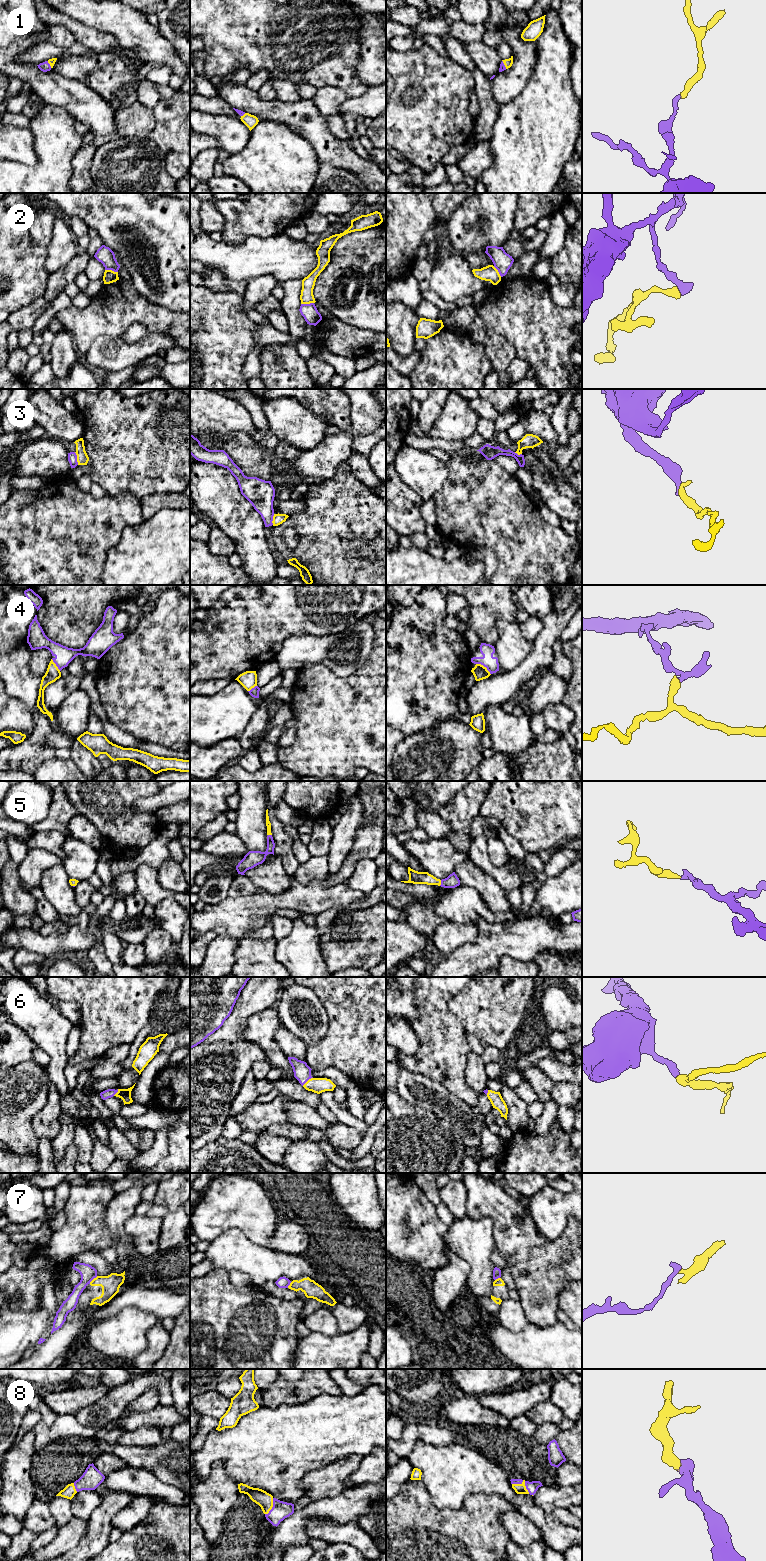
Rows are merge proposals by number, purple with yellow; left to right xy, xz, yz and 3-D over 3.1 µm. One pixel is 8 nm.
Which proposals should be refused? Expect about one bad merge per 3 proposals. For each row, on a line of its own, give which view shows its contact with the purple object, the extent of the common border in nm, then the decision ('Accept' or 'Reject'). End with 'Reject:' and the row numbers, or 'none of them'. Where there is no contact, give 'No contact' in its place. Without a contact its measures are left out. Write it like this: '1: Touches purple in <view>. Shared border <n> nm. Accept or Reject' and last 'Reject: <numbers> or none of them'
1: Touches purple in yz. Shared border 80 nm. Accept
2: Touches purple in xy. Shared border 110 nm. Reject
3: Touches purple in xy. Shared border 110 nm. Reject
4: Touches purple in yz. Shared border 150 nm. Reject
5: Touches purple in yz. Shared border 50 nm. Accept
6: Touches purple in xz. Shared border 110 nm. Accept
7: Touches purple in xy. Shared border 90 nm. Reject
8: Touches purple in xz. Shared border 150 nm. Accept
Reject: 2, 3, 4, 7

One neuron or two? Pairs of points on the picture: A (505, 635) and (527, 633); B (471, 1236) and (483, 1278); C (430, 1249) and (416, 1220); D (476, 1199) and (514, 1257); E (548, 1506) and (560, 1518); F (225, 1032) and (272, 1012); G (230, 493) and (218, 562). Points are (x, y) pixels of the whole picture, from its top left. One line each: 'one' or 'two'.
A: two
B: one
C: one
D: one
E: two
F: two
G: two

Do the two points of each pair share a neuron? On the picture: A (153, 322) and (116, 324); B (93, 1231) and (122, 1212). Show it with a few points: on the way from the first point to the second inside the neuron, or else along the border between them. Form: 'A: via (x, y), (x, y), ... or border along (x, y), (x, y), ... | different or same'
A: via (144, 317), (125, 317) | same
B: border along (110, 1200), (104, 1211), (103, 1222), (114, 1243) | different

